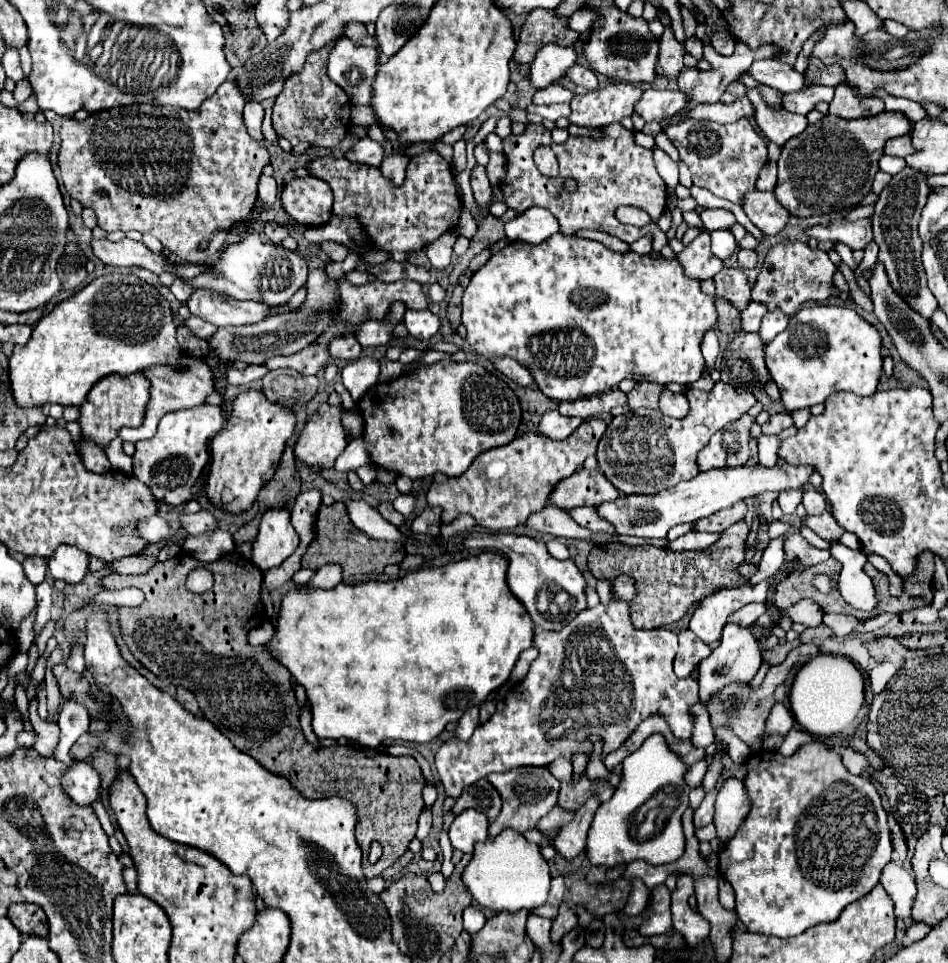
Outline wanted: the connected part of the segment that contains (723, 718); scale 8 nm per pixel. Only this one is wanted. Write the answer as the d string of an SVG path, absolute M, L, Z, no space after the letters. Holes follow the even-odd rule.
M802 644L800 648L792 650L788 654L788 658L782 662L782 664L776 664L768 670L762 686L758 690L750 690L748 684L732 684L732 686L726 686L716 700L712 700L712 704L708 706L708 714L710 714L710 720L712 720L712 726L718 728L722 724L728 724L732 726L734 734L746 742L752 750L760 750L760 744L762 744L762 736L766 732L766 720L768 720L768 714L772 710L772 706L776 704L774 702L774 690L778 688L778 684L784 684L784 680L788 678L790 674L790 668L804 656L804 652L808 652L808 656L814 656L818 652L816 646L812 644ZM792 662L792 664L790 664Z

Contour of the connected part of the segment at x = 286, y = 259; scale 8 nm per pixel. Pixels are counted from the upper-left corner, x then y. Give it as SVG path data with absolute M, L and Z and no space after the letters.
M248 234L240 244L228 246L222 252L220 260L212 264L210 272L204 272L192 280L174 280L170 290L178 302L186 302L192 294L192 288L208 288L230 294L234 298L240 296L244 300L256 300L268 306L278 306L288 302L302 286L306 286L306 276L308 264L296 252L286 250L282 246L260 242L260 236Z

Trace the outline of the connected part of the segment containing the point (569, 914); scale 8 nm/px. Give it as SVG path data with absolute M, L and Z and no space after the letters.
M562 904L556 920L552 922L552 932L550 932L552 942L554 942L554 944L560 944L562 936L568 934L574 926L578 926L578 916L576 916L566 904Z

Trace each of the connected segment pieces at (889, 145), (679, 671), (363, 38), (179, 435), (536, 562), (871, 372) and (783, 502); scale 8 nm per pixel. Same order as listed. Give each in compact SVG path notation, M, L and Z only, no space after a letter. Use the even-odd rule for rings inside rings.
M898 136L898 138L890 138L884 146L884 154L888 156L898 156L898 158L906 158L908 154L914 152L914 146L912 146L912 140L910 136Z
M680 630L678 632L680 650L674 660L674 672L678 678L688 678L692 670L710 654L710 648L692 634L692 630Z
M349 22L345 27L343 35L351 39L354 43L357 42L359 45L376 47L371 36L368 36L365 25L362 23Z
M200 404L194 408L184 408L176 412L168 412L158 426L158 432L150 440L136 442L136 454L132 456L134 462L134 476L144 482L158 502L168 506L180 506L192 498L192 488L202 476L210 452L208 444L212 436L216 436L224 428L224 414L220 406Z
M472 532L468 534L464 540L462 540L462 546L464 548L470 548L470 546L494 546L496 550L500 550L508 562L510 562L510 568L508 568L508 586L510 590L516 594L516 598L520 598L520 602L526 606L528 614L532 616L534 624L538 628L544 628L544 630L562 630L568 622L572 622L576 618L576 614L580 614L584 608L586 608L586 580L582 576L582 572L578 570L578 566L572 562L572 560L556 560L548 554L546 550L546 544L544 542L536 542L534 538L528 538L528 536L516 536L516 534L488 534L488 532ZM546 590L550 594L556 594L560 590L568 592L570 600L572 600L572 606L568 610L568 614L564 614L560 608L558 610L550 610L550 612L540 612L538 610L538 594Z
M846 306L802 308L790 318L788 328L766 346L766 366L770 370L772 380L778 384L782 392L782 404L788 412L822 404L830 394L840 390L854 392L858 396L872 396L882 376L882 360L884 356L882 356L880 332L872 324L868 324L864 318L860 318L856 310Z
M794 488L794 490L784 490L784 492L780 492L778 502L780 502L782 512L784 512L784 514L794 514L796 508L798 508L798 504L802 502L802 494L804 494L802 488Z

